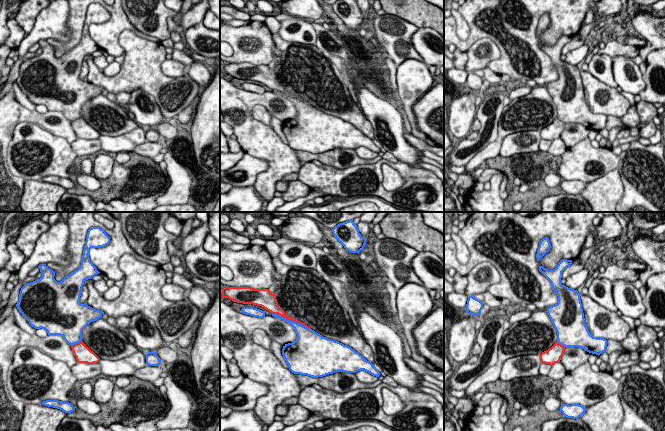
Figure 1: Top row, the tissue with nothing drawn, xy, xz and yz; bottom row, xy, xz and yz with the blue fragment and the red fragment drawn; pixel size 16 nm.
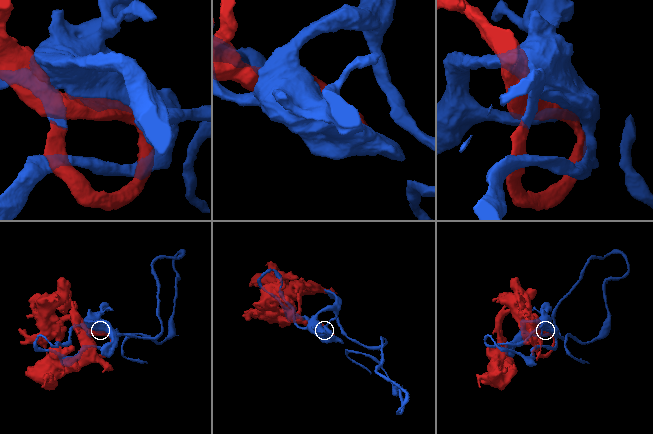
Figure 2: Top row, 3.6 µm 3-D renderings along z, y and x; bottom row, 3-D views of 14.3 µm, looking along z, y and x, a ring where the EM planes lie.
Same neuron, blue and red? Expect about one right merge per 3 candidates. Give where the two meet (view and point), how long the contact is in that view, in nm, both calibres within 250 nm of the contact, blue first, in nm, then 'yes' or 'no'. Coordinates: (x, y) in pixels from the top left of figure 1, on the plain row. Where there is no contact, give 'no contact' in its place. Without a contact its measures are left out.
xz (290, 96) | 700 nm | 190/130 nm | yes

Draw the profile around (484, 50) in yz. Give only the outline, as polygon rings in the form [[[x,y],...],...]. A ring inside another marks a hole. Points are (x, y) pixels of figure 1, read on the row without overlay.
[[[481,38],[467,50],[467,56],[466,71],[473,72],[483,70],[490,61],[499,59],[500,50],[490,38]]]

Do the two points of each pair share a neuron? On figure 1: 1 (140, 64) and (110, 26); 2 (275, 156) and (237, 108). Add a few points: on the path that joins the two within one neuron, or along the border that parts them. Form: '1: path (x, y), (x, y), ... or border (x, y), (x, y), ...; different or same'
1: border (142, 37), (124, 30), (119, 36), (123, 53); different
2: path (263, 144), (241, 120); same

